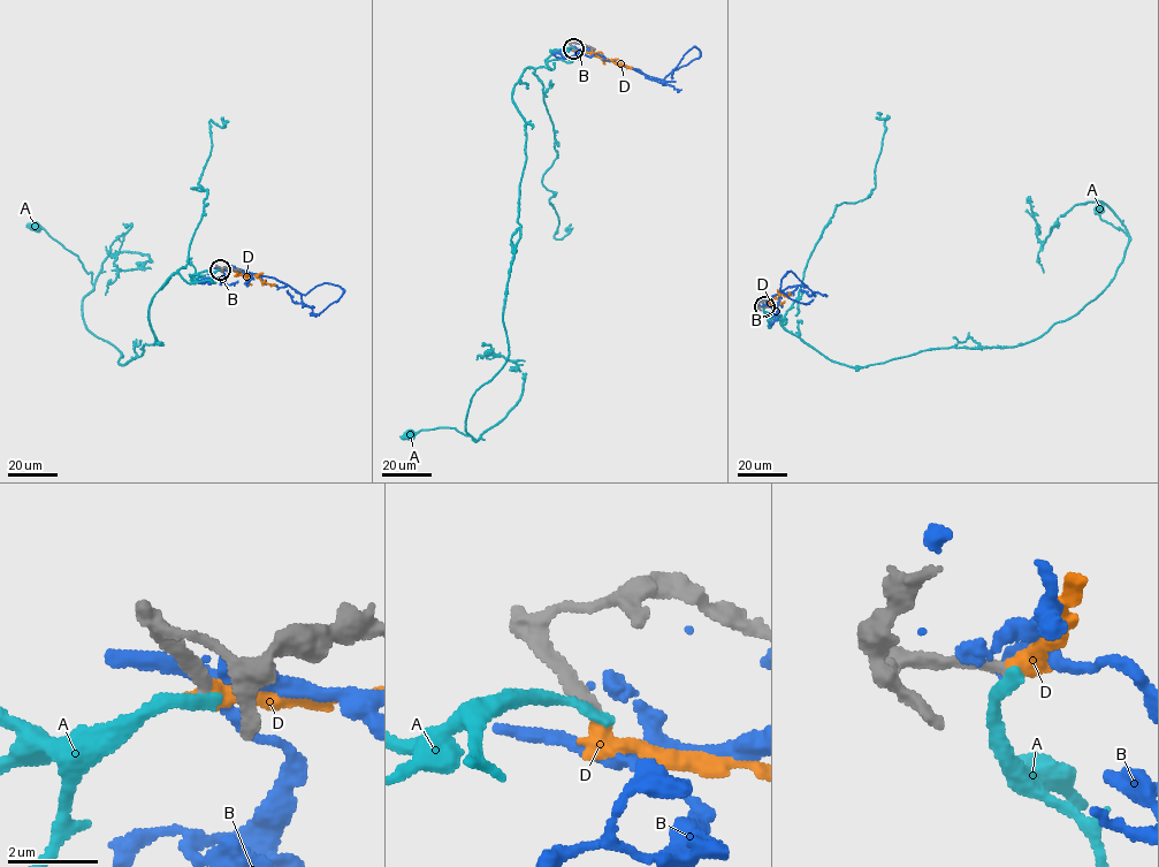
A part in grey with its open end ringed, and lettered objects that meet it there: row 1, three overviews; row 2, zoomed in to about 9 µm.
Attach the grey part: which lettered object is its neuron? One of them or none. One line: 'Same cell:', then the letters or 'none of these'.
Same cell: D

